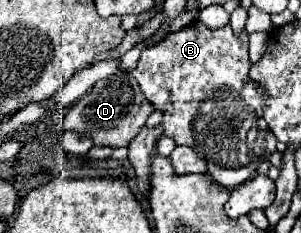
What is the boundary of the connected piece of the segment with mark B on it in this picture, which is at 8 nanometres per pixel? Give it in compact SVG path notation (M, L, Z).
M193 22L179 32L167 34L159 44L145 48L141 52L137 68L129 70L129 74L139 82L143 94L149 98L153 110L163 112L163 136L173 138L177 146L191 146L199 154L199 158L207 162L209 178L213 178L227 190L235 190L243 182L251 180L257 174L259 164L277 150L275 134L271 134L269 126L263 120L267 90L263 90L263 86L249 78L249 70L253 64L249 62L247 46L247 32L237 38L231 26L209 30L201 22Z

